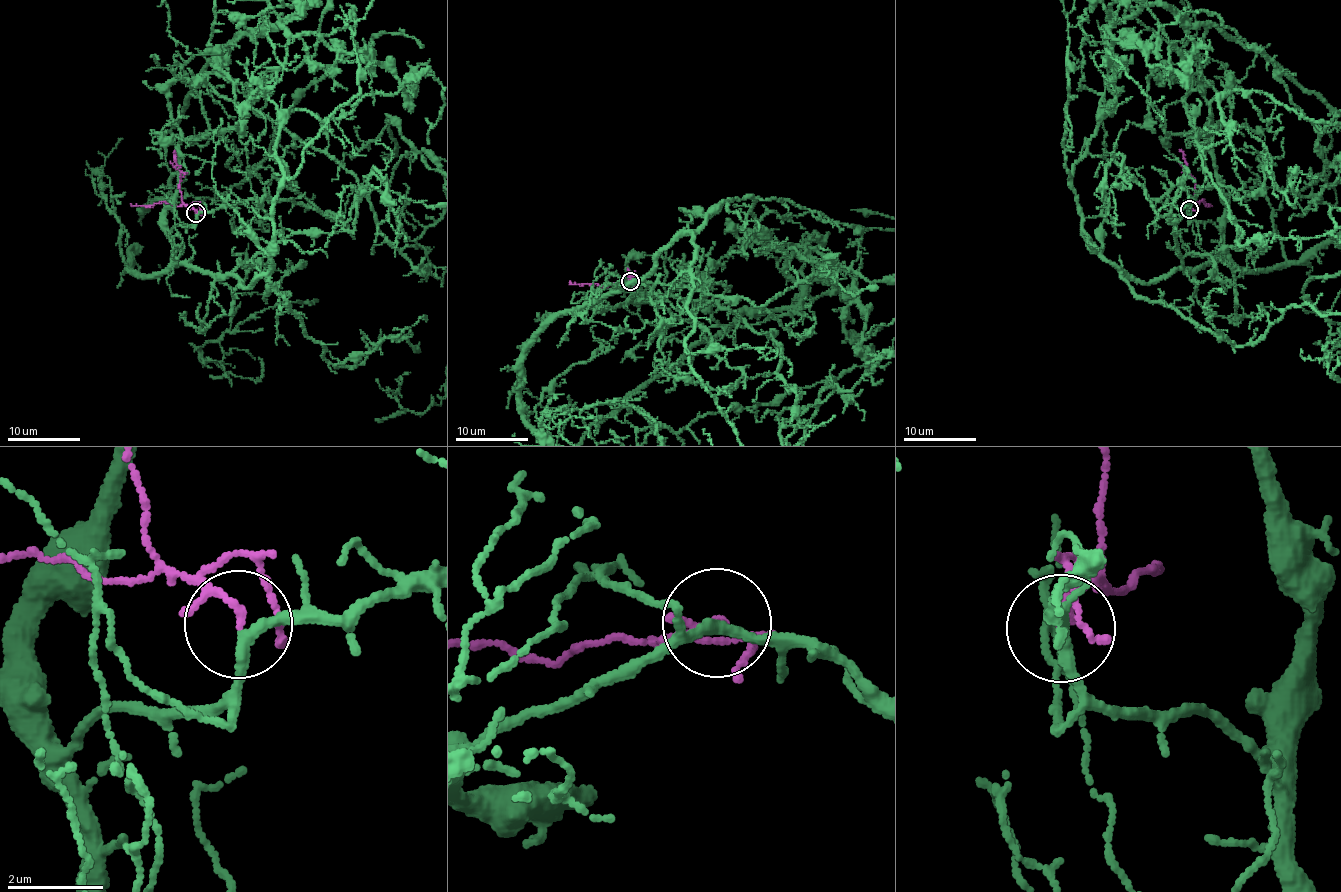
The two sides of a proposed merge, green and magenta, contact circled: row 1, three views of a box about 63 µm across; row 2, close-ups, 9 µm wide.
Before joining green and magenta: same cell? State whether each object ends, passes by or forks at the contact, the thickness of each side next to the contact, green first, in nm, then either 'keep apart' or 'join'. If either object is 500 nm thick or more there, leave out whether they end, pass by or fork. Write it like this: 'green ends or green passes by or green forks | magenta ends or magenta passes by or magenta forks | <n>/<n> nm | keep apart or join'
green passes by | magenta passes by | 200/100 nm | join

